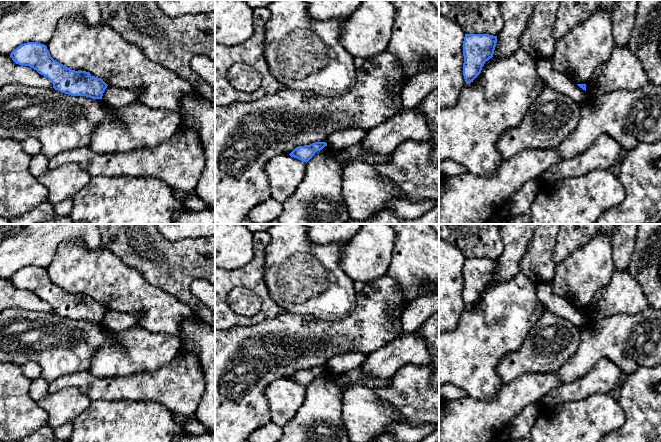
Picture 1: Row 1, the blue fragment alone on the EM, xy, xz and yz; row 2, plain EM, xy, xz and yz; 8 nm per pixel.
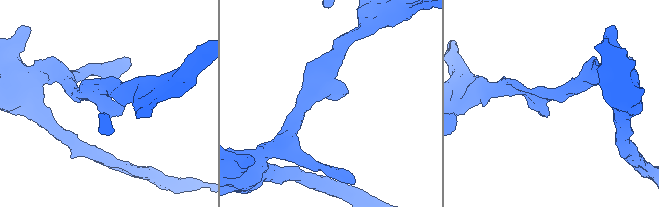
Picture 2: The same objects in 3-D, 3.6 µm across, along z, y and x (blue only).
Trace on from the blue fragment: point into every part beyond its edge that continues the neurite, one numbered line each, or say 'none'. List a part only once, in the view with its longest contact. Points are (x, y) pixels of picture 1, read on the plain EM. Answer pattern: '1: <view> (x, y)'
none

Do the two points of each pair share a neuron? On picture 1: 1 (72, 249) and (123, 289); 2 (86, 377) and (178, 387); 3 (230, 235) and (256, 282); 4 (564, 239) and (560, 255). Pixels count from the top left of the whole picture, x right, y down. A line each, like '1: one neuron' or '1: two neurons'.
1: one neuron
2: one neuron
3: two neurons
4: one neuron

